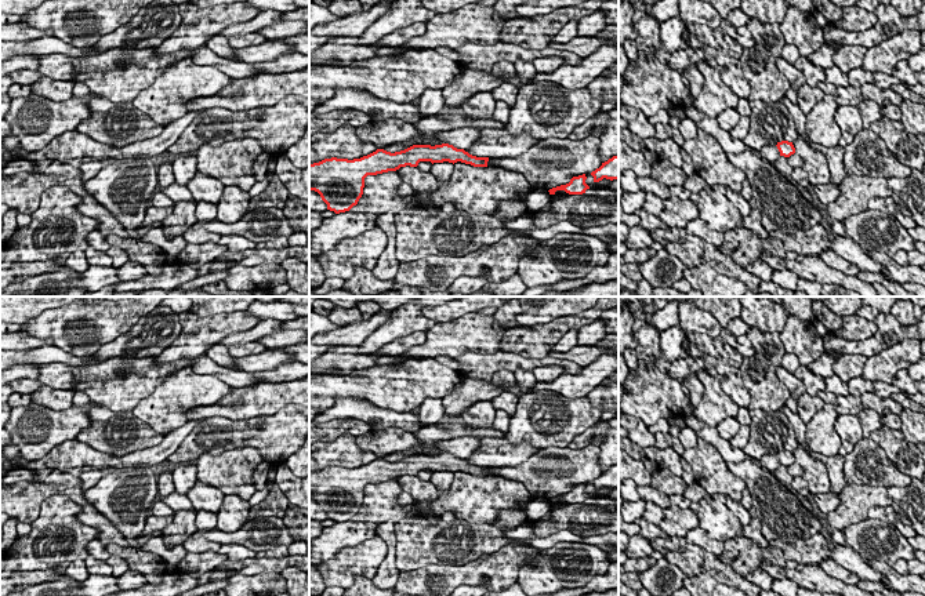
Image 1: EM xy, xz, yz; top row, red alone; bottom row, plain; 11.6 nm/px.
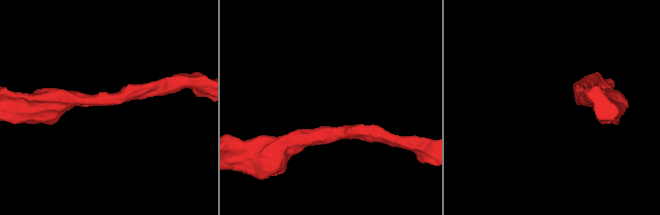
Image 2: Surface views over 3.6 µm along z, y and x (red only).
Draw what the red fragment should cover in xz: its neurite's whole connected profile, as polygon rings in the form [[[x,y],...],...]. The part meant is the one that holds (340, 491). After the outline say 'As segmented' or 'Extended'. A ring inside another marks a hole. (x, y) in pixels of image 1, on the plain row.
[[[413,454],[400,461],[376,461],[360,468],[324,468],[309,473],[309,499],[320,504],[327,513],[327,519],[335,523],[349,520],[358,513],[363,504],[364,487],[388,480],[396,480],[400,476],[417,476],[420,470],[434,472],[465,472],[474,476],[487,476],[489,466],[476,466],[457,458],[453,454]]]. As segmented

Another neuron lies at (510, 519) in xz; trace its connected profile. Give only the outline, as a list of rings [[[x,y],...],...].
[[[500,510],[494,526],[514,528],[520,526],[526,520],[525,510]]]

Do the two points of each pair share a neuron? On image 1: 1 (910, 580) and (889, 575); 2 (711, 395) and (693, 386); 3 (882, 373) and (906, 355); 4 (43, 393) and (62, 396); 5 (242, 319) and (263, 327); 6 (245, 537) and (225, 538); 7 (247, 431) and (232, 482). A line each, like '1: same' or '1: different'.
1: same
2: different
3: same
4: same
5: different
6: same
7: different

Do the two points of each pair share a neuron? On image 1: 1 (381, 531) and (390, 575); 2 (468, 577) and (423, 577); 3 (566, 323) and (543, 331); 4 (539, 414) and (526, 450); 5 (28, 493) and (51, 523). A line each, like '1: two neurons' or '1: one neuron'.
1: one neuron
2: one neuron
3: one neuron
4: two neurons
5: two neurons

